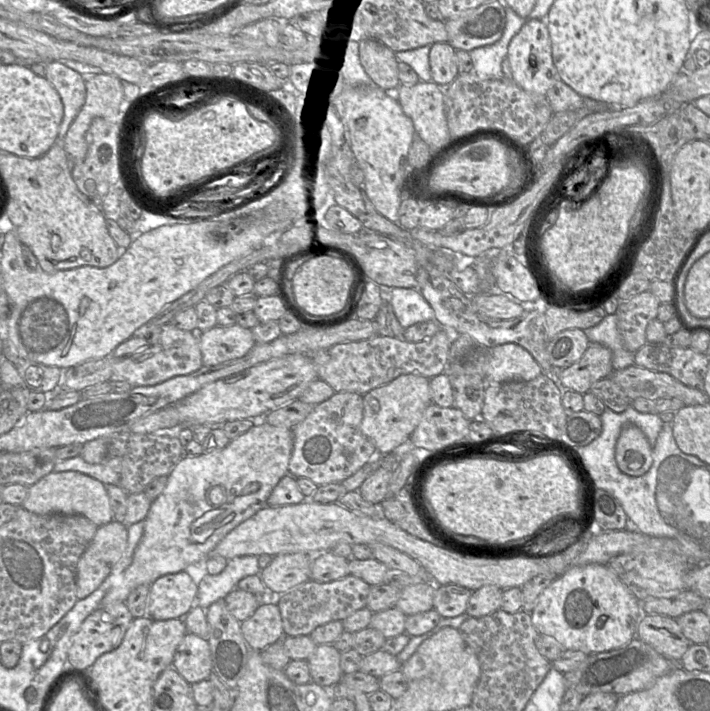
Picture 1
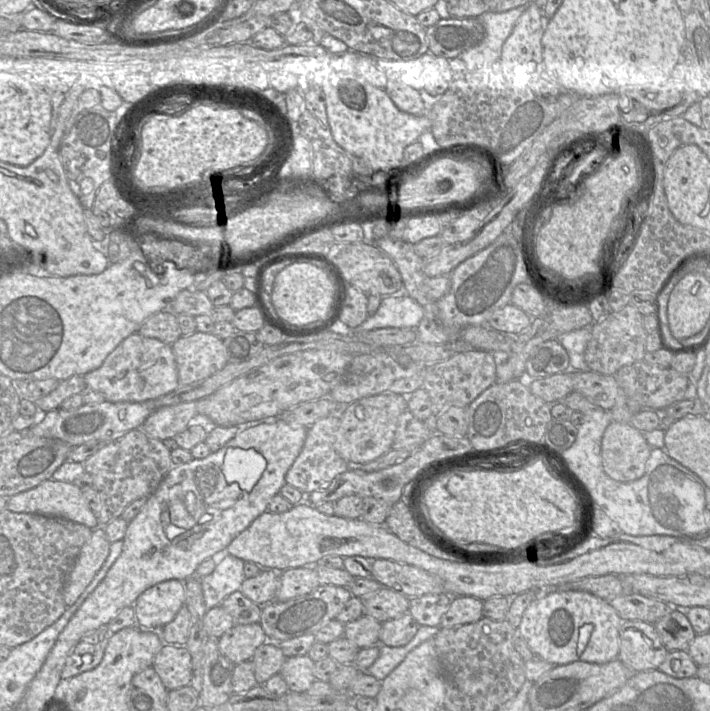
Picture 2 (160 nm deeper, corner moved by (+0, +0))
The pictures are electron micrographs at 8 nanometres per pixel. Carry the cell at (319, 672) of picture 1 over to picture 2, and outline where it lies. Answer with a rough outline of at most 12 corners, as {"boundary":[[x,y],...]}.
{"boundary":[[287,658],[279,674],[288,690],[306,692],[315,681],[315,662]]}

